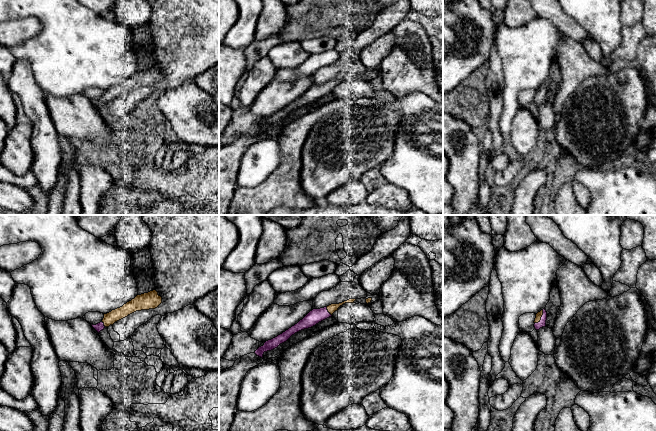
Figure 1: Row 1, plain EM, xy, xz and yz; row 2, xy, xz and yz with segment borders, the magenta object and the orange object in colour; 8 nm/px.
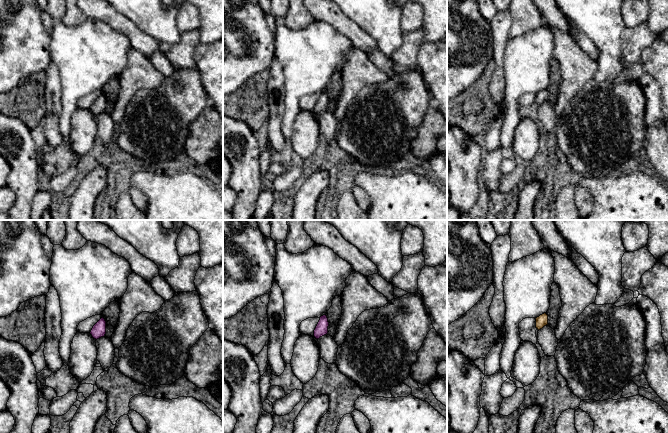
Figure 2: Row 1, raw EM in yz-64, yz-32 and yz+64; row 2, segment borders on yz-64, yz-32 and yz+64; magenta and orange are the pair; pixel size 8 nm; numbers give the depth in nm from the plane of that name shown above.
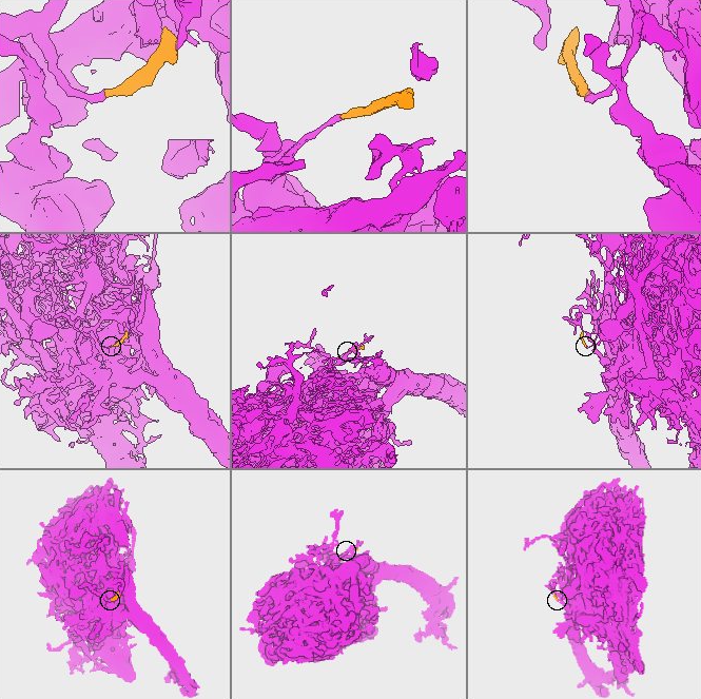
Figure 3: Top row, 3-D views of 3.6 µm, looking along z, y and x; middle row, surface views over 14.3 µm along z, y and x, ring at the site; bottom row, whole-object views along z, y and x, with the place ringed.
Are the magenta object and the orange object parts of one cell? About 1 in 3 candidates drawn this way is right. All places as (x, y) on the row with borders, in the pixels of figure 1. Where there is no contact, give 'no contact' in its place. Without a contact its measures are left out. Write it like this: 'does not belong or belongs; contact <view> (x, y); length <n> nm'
belongs; contact yz (541, 317); length 130 nm

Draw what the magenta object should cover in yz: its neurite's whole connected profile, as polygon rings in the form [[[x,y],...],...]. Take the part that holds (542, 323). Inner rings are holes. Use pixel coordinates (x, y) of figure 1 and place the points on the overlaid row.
[[[545,309],[541,310],[536,314],[536,318],[534,321],[534,327],[536,330],[539,330],[542,327],[546,326],[546,320],[547,320],[547,312]]]

